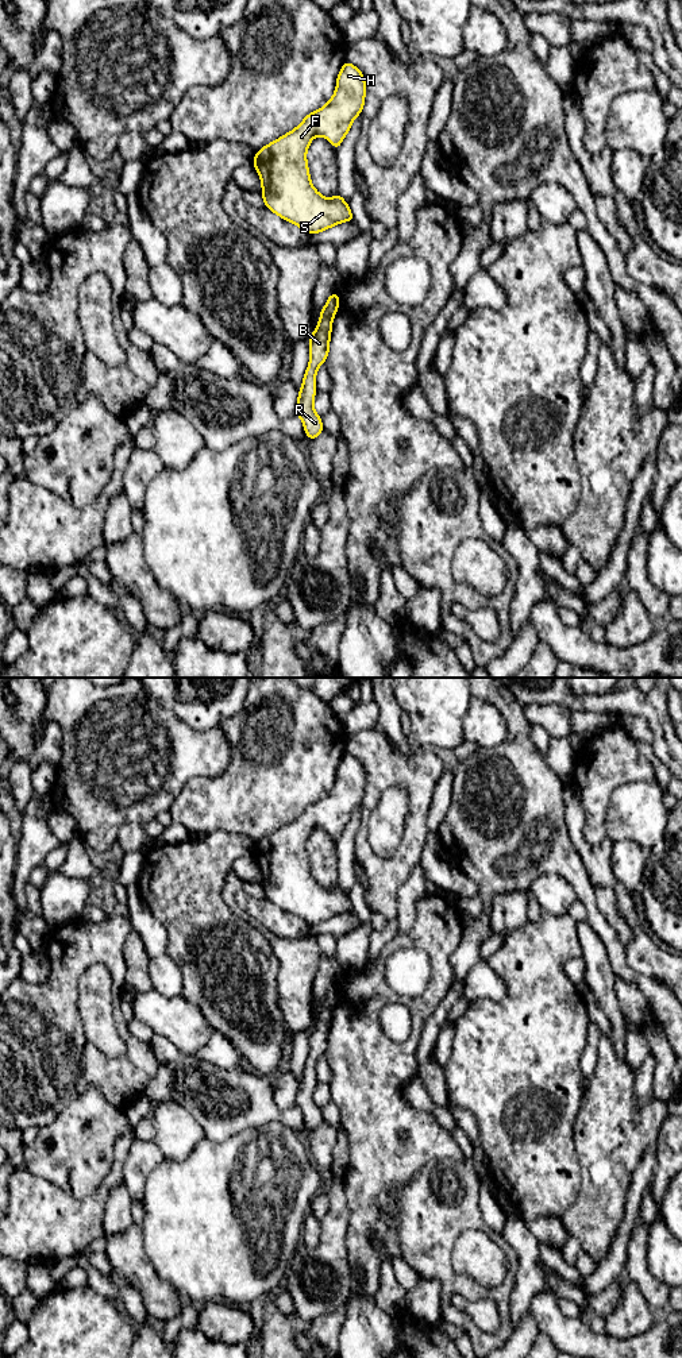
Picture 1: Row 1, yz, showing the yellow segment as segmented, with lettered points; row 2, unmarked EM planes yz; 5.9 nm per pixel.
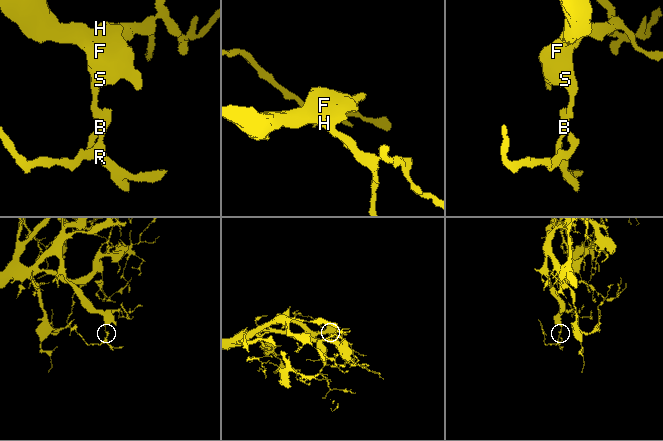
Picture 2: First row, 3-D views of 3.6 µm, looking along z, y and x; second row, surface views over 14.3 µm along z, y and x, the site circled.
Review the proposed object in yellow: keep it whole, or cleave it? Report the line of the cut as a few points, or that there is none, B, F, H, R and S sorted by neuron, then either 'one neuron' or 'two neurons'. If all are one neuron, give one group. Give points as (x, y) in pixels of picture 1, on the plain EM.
yz (324, 998), (331, 1010) | B R / F H S | two neurons

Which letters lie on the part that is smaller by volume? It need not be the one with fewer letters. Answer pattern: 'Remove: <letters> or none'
Remove: B, R

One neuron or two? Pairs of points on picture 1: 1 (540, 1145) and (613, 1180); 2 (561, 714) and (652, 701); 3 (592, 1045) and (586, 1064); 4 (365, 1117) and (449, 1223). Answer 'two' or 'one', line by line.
1: two
2: two
3: one
4: one

